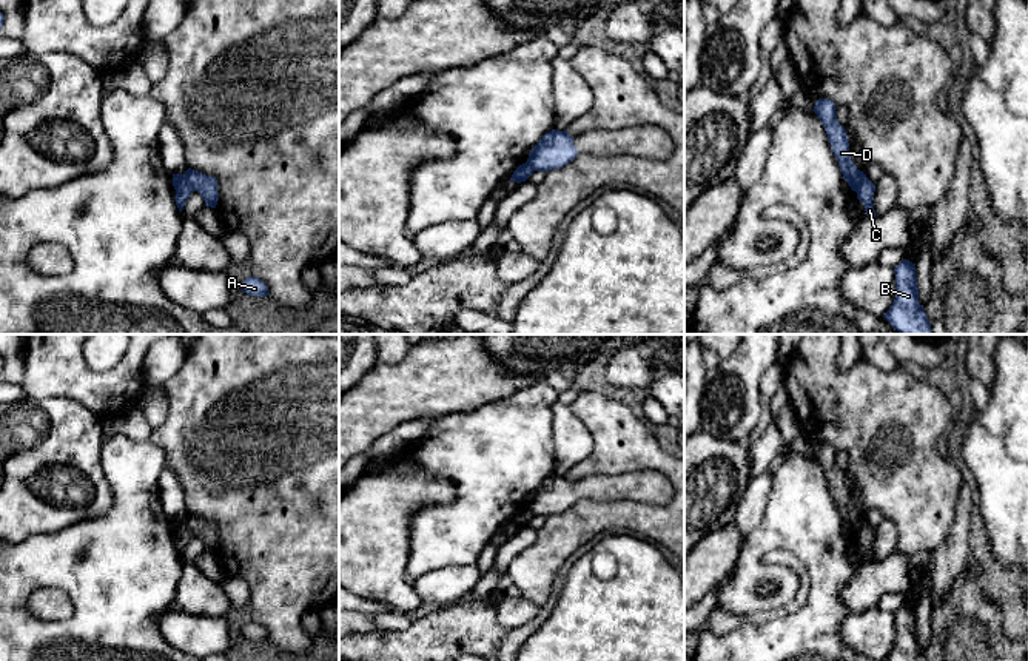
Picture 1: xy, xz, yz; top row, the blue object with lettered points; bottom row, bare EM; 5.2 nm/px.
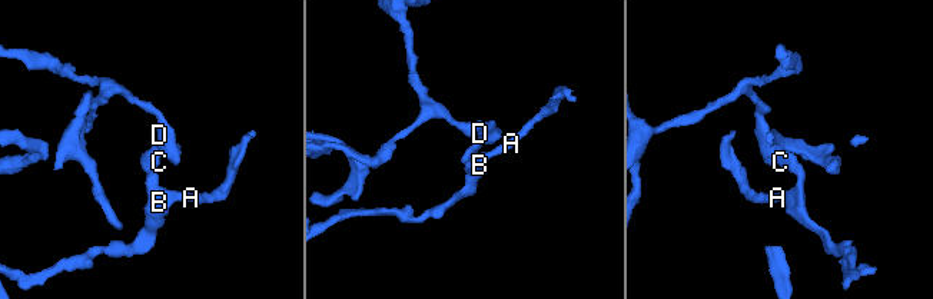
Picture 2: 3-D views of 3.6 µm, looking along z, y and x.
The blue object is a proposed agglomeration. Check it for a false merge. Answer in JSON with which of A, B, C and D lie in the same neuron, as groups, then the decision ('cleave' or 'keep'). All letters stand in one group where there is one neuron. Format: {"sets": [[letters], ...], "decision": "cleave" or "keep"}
{"sets": [["A", "B", "C"], ["D"]], "decision": "cleave"}

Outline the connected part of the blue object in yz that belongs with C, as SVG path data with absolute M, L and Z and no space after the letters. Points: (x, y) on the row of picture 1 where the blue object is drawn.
M863 174L862 182L860 182L860 188L857 193L857 199L865 205L866 210L866 216L875 217L879 216L874 211L874 191L875 191L875 185L866 177L866 174Z

